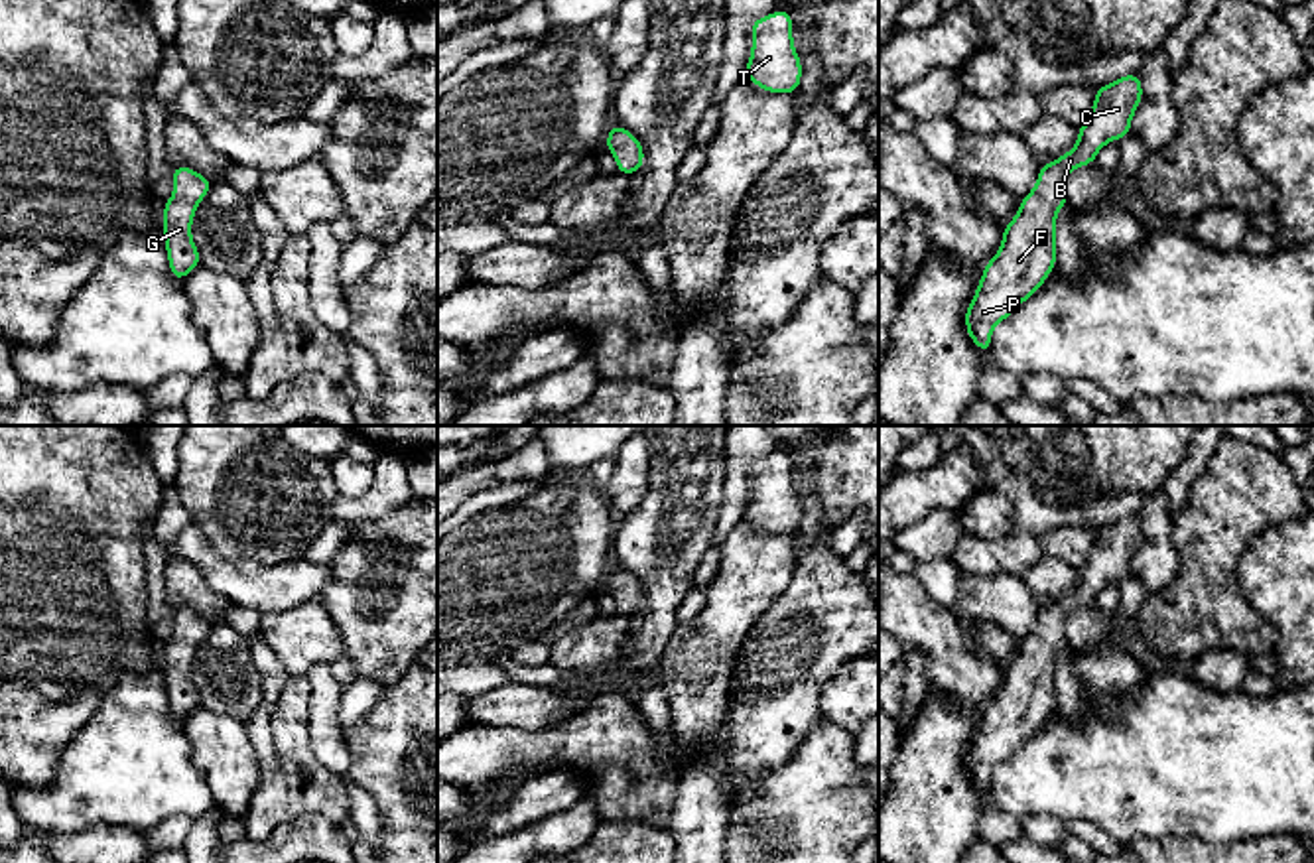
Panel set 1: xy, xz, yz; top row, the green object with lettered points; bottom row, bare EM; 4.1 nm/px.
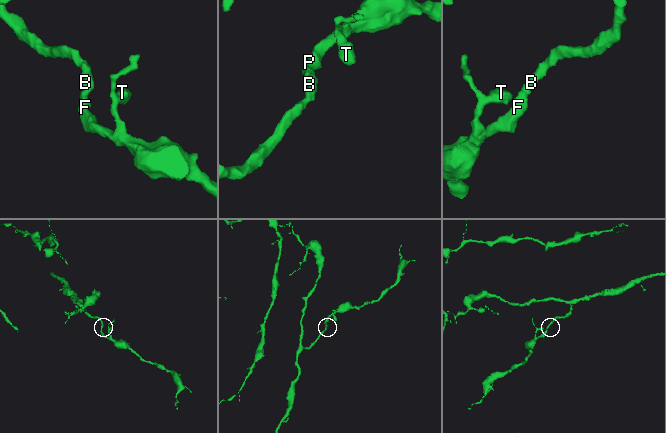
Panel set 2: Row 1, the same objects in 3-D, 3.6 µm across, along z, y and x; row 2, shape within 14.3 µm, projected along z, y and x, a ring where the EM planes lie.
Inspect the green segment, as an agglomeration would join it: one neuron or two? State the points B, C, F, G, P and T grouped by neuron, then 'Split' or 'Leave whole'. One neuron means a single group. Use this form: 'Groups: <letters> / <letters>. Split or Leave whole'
Groups: B C F G P T. Leave whole

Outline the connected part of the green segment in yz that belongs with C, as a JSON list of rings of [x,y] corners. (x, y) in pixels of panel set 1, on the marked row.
[[[1137,73],[1099,87],[1085,124],[1078,128],[1078,144],[1056,162],[1040,166],[1034,189],[1003,227],[1001,250],[987,262],[965,309],[965,329],[983,355],[989,353],[995,325],[1026,301],[1056,266],[1056,215],[1068,205],[1066,175],[1093,164],[1107,142],[1131,134],[1141,99]]]

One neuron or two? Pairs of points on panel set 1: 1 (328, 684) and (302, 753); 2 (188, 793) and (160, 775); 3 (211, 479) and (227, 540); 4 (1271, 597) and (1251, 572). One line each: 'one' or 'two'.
1: two
2: one
3: one
4: one

